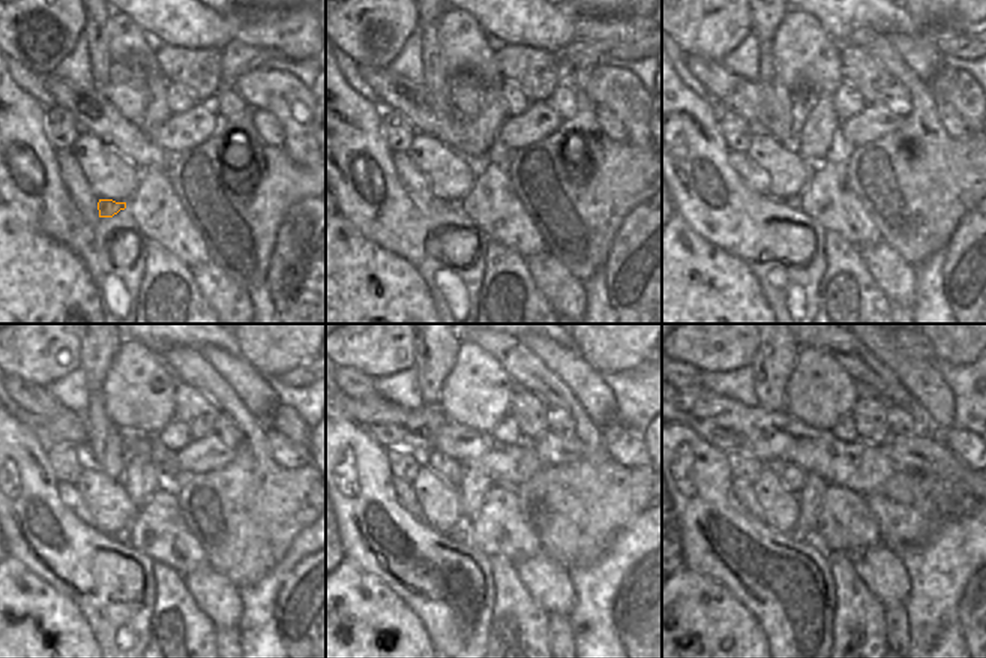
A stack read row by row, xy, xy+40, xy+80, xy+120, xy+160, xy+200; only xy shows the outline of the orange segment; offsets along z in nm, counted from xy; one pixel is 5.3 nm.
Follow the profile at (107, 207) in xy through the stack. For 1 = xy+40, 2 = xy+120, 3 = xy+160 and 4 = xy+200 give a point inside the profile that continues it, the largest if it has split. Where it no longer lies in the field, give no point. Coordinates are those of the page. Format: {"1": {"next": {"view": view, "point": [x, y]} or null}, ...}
{"1": {"next": {"view": "xy+40", "point": [452, 204]}}, "2": {"next": {"view": "xy+120", "point": [122, 537]}}, "3": {"next": {"view": "xy+160", "point": [462, 534]}}, "4": {"next": {"view": "xy+200", "point": [802, 534]}}}

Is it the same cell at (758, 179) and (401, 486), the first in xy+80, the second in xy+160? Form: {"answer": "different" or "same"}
{"answer": "same"}

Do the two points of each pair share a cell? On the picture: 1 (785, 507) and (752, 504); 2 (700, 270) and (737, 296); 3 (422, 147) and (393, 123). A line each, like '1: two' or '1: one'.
1: two
2: one
3: two

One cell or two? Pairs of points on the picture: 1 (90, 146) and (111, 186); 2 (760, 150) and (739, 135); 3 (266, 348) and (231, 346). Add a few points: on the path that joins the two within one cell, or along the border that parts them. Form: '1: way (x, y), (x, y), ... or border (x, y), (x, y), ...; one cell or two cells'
1: way (95, 156), (108, 176); one cell
2: border (754, 131), (751, 146), (746, 150); two cells
3: border (236, 339), (240, 354); two cells

